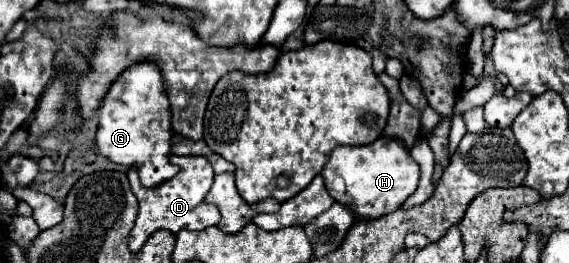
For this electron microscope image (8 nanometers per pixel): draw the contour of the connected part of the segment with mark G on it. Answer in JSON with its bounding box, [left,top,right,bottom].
[97,61,177,189]

